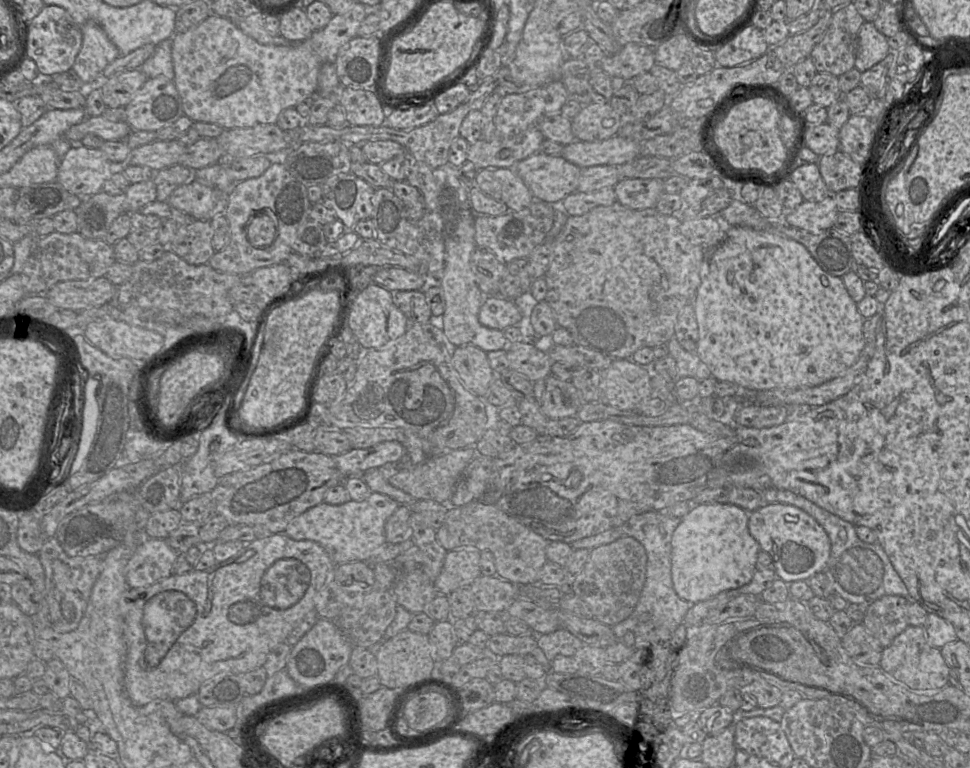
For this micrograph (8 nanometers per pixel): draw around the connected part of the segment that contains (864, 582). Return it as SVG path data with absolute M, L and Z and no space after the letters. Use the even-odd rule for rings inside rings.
M767 488L758 492L761 492L764 505L783 503L800 508L812 516L826 531L831 550L822 572L827 575L833 593L837 593L848 603L860 605L868 605L886 595L908 597L906 585L882 546L879 543L867 543L861 540L856 533L856 526L791 491Z

